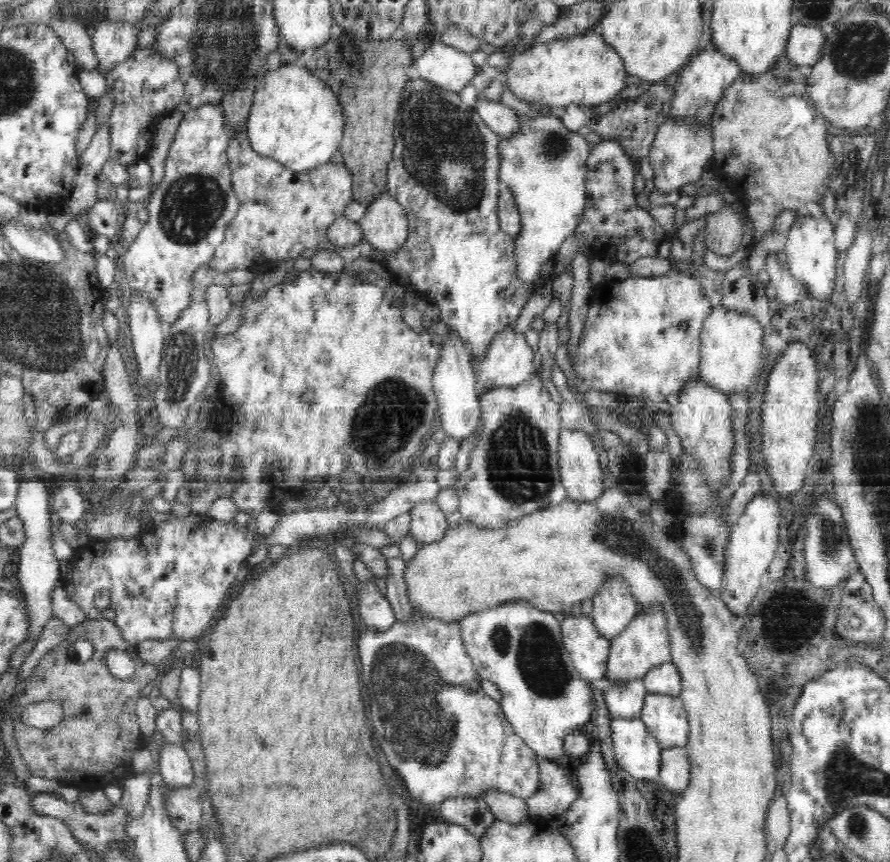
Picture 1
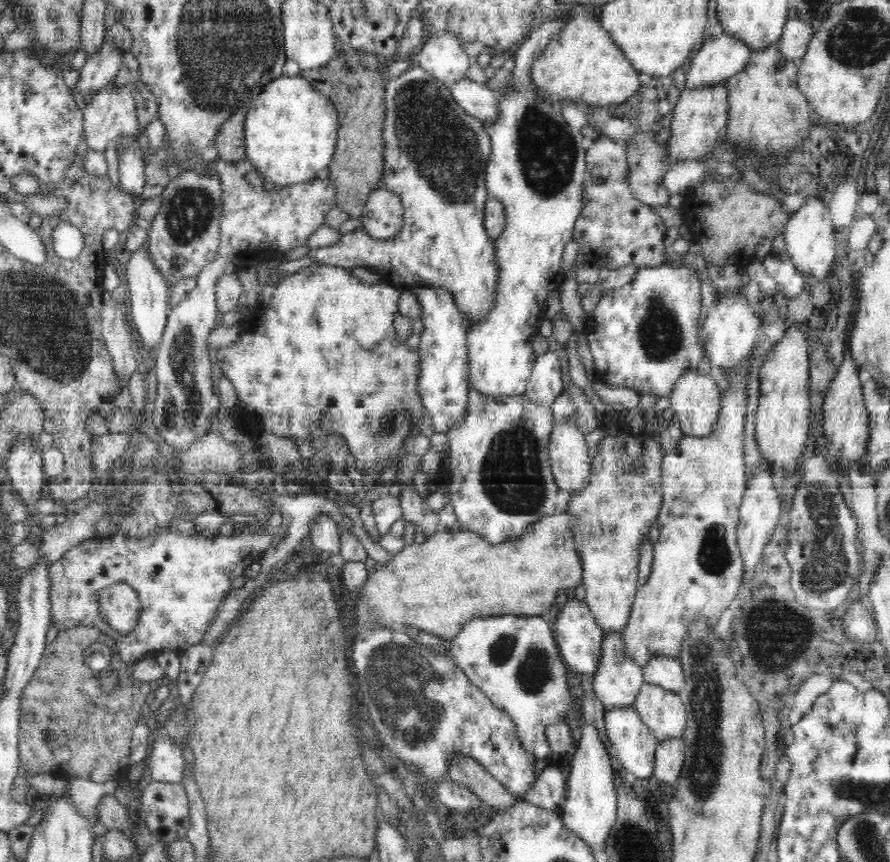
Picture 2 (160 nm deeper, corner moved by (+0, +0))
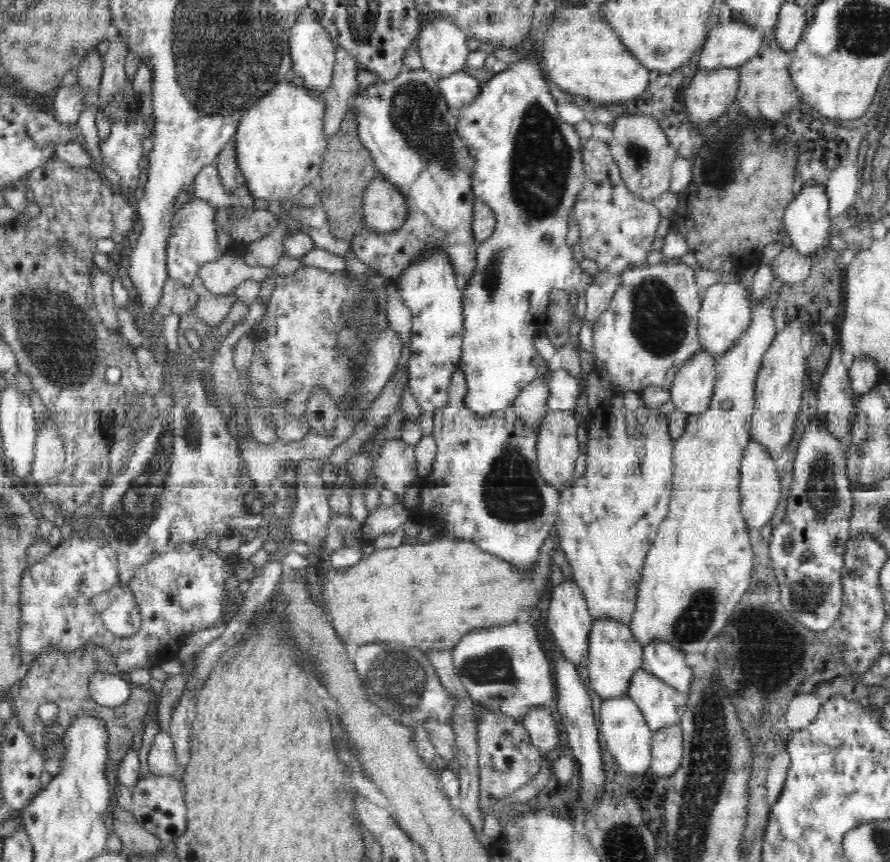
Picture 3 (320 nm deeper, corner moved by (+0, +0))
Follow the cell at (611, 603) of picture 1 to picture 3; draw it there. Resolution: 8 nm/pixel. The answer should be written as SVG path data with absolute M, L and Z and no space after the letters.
M644 403L636 410L628 410L624 407L616 410L611 405L592 406L589 415L591 416L591 421L588 424L589 428L587 428L586 473L575 479L573 485L561 493L561 506L558 506L558 518L555 526L556 531L558 531L560 547L562 547L566 555L568 564L572 566L573 580L582 589L590 614L594 619L614 619L628 626L632 616L634 616L637 588L641 579L644 561L650 548L652 548L652 542L656 538L658 527L666 519L669 510L672 490L672 452L675 440L668 431L667 413L660 412L658 408L650 409Z

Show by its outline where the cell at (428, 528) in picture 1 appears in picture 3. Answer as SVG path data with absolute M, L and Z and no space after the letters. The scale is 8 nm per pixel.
M400 439L384 441L380 454L375 458L373 476L382 480L387 490L402 496L414 484L419 482L417 476L417 460L413 446Z

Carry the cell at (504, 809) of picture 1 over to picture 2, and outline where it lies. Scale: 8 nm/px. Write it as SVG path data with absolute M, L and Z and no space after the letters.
M456 756L453 761L447 778L470 789L482 802L497 808L499 813L516 803L516 797L474 759Z

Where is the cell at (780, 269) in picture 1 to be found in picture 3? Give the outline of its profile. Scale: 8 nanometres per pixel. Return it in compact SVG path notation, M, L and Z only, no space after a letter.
M788 241L771 262L774 276L785 283L796 284L805 281L812 268L810 257L798 253L798 249Z

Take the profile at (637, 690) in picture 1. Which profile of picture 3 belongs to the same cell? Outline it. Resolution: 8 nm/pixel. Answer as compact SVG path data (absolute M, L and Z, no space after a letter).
M593 619L589 634L589 652L586 656L591 687L602 700L625 697L633 674L643 663L643 646L636 641L630 626L614 619Z

